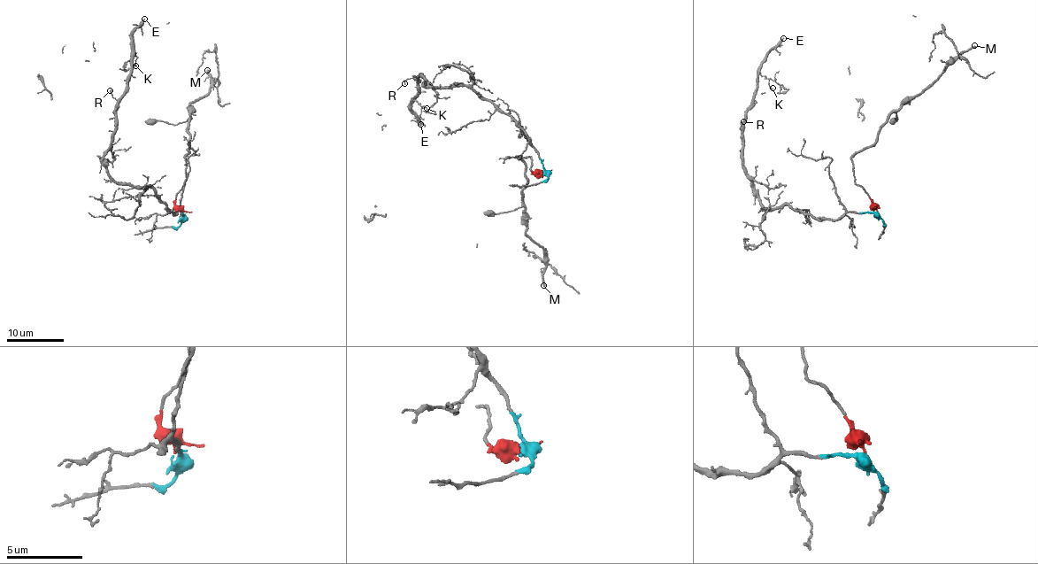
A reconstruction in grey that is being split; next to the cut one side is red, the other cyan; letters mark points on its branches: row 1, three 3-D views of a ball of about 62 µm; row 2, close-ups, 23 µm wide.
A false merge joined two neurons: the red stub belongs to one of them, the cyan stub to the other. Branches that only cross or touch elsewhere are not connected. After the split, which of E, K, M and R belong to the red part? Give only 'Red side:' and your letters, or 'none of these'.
Red side: M

